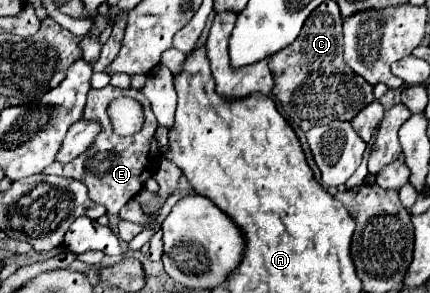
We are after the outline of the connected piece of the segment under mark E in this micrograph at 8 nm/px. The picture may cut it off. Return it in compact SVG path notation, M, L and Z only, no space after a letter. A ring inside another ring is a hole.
M104 87L104 89L90 89L88 93L88 101L86 101L86 109L84 109L84 117L90 119L98 119L102 123L102 133L94 139L94 145L90 145L90 149L86 149L86 153L82 153L82 157L76 157L74 161L60 165L54 163L50 165L50 169L46 169L44 173L48 175L64 175L70 179L78 179L88 187L88 195L92 201L100 203L106 207L109 214L118 214L120 209L140 193L140 189L144 187L144 181L148 177L152 177L158 169L158 161L160 161L160 151L154 145L154 131L158 127L158 121L152 113L150 101L138 91L138 89L118 89L118 87ZM126 95L132 97L136 101L140 101L140 105L144 107L144 127L140 133L132 135L132 137L120 137L112 131L112 121L108 117L108 105L112 99Z

